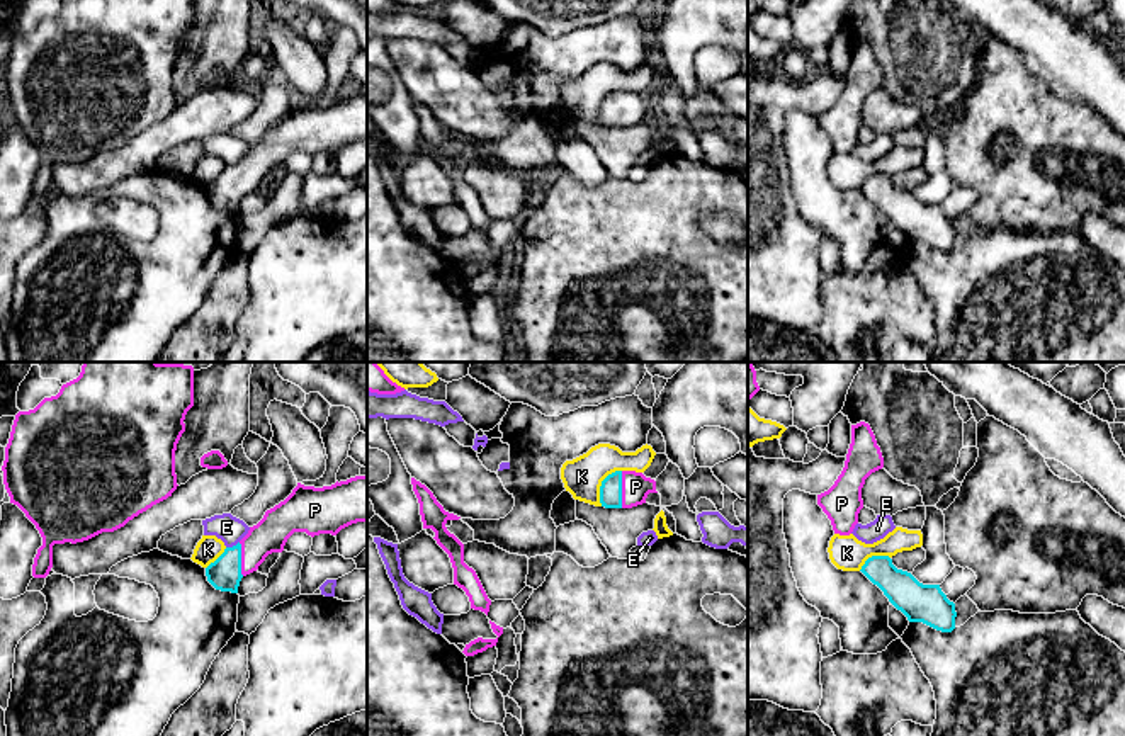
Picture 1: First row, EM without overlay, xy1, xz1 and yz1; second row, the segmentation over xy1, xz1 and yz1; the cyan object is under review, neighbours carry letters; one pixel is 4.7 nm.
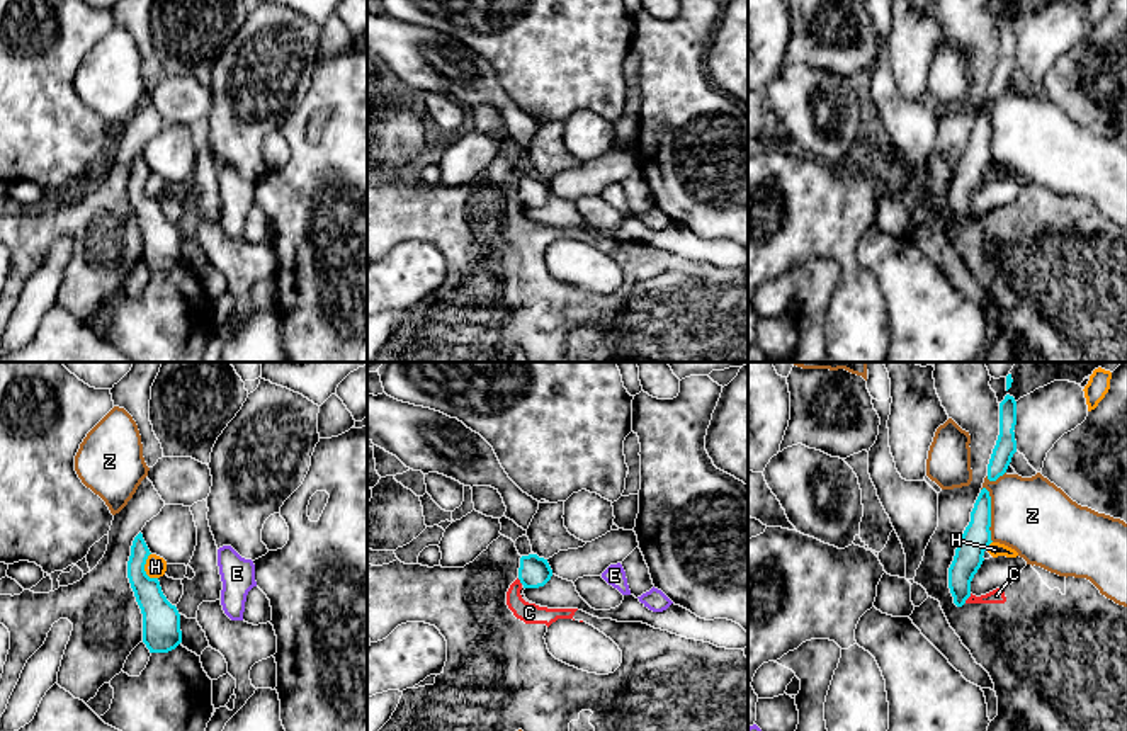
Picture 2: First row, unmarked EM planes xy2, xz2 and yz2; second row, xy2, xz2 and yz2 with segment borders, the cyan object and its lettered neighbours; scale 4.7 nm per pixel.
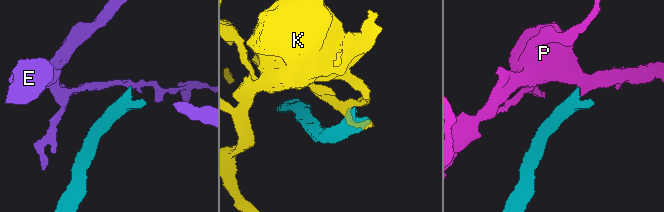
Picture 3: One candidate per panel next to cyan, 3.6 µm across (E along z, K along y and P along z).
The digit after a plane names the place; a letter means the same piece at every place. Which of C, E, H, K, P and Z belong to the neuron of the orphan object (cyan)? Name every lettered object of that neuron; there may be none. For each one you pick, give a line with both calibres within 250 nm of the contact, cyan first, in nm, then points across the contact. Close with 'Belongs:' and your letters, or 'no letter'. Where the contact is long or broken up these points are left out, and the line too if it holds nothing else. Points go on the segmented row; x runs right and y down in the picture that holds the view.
P: calibres 110 and 140 nm
Belongs: P

